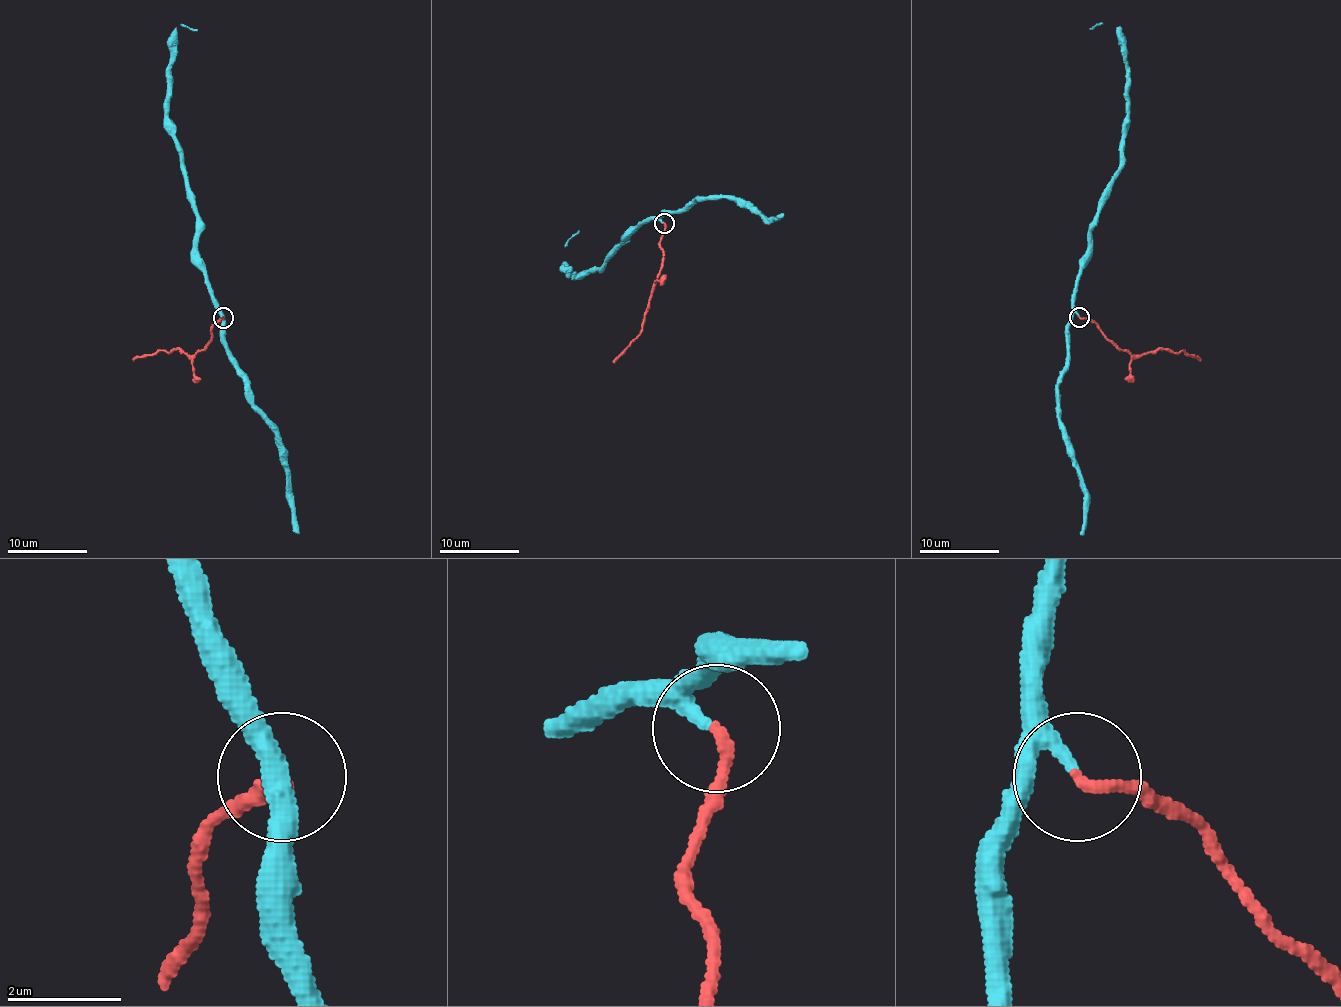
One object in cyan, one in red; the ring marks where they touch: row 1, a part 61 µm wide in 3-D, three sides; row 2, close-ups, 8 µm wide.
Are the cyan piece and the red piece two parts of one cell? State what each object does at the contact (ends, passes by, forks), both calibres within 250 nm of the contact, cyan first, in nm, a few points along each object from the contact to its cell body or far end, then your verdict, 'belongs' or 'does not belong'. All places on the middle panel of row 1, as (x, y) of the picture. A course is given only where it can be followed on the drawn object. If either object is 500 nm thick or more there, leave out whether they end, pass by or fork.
cyan passes by; red ends there; 180 nm thick on the cyan side, 200 nm on the other; cyan runs (663, 223), (652, 219), (633, 228), (599, 267), (579, 276), (563, 271), (564, 245), (579, 231); red runs (663, 223), (659, 242), (662, 254), (642, 331), (613, 361); belongs

